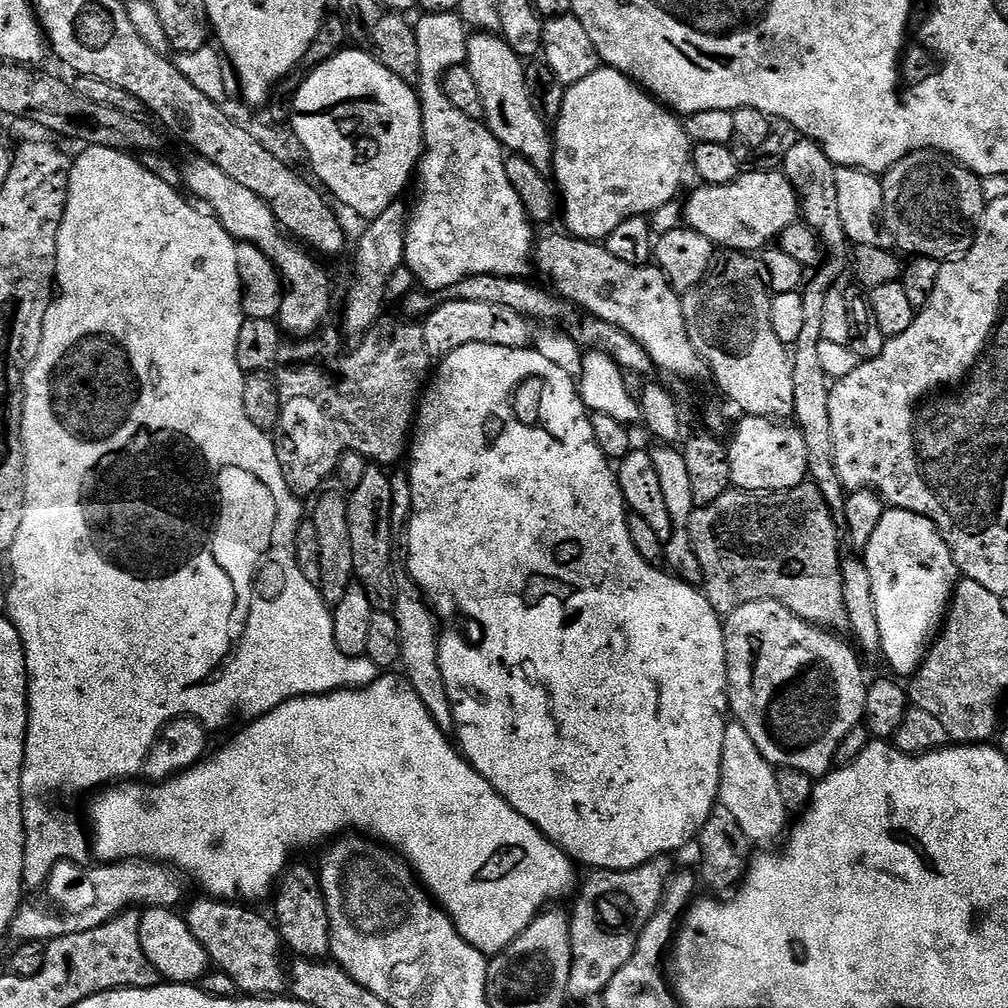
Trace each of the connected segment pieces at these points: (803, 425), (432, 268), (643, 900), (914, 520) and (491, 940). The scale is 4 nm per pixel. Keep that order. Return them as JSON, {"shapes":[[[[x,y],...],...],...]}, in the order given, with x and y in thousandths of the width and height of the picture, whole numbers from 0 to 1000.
{"shapes":[[[[790,137],[787,143],[783,142],[778,148],[778,175],[794,195],[797,221],[806,225],[806,231],[812,235],[813,245],[819,251],[819,257],[807,273],[811,274],[806,279],[801,279],[796,290],[800,319],[796,322],[796,331],[792,331],[788,348],[785,350],[788,371],[788,421],[798,432],[805,479],[810,480],[812,486],[815,486],[815,494],[819,494],[819,498],[825,503],[826,512],[833,514],[837,510],[839,485],[827,462],[827,437],[823,431],[823,378],[812,355],[812,343],[815,336],[815,308],[819,305],[821,289],[830,281],[829,277],[843,266],[843,239],[835,224],[835,212],[831,209],[829,168],[830,164],[819,154],[817,146],[808,139]]],[[[427,12],[418,17],[417,21],[412,21],[411,27],[415,42],[415,94],[421,126],[421,149],[415,164],[417,195],[405,215],[401,261],[429,292],[439,286],[451,287],[454,280],[474,272],[519,275],[530,254],[530,223],[514,196],[514,190],[506,185],[506,177],[502,177],[502,149],[494,137],[490,137],[480,119],[458,113],[458,109],[442,97],[440,88],[440,74],[464,59],[465,29],[452,12]]],[[[666,848],[654,849],[649,851],[645,855],[641,855],[637,859],[632,861],[626,861],[625,863],[617,863],[616,865],[605,865],[600,867],[598,864],[591,863],[583,870],[578,870],[577,876],[574,878],[573,884],[570,886],[571,898],[565,901],[565,938],[567,939],[567,957],[565,958],[565,974],[563,975],[563,987],[568,993],[570,992],[583,992],[586,988],[594,989],[602,980],[603,975],[609,970],[609,966],[613,964],[621,956],[623,951],[626,950],[628,945],[631,944],[631,936],[635,930],[635,924],[643,918],[643,913],[651,906],[655,901],[655,896],[659,890],[659,885],[663,882],[663,875],[669,868],[669,860],[667,861],[668,850]]],[[[882,503],[871,518],[871,526],[863,534],[860,544],[856,545],[857,561],[863,565],[863,581],[867,585],[867,605],[871,605],[871,629],[873,647],[877,655],[893,673],[904,673],[921,650],[923,636],[930,630],[938,604],[948,582],[950,564],[935,530],[920,512],[912,512],[894,504]]],[[[393,669],[374,670],[373,675],[362,683],[341,683],[323,690],[297,690],[280,696],[280,700],[276,700],[268,708],[247,713],[243,717],[246,719],[227,738],[220,739],[214,747],[211,745],[197,758],[169,771],[168,774],[142,776],[143,778],[115,776],[104,781],[98,788],[90,791],[91,799],[87,802],[86,820],[89,822],[89,841],[94,852],[99,855],[154,853],[170,857],[180,866],[188,870],[190,868],[206,884],[203,886],[207,890],[227,895],[250,895],[246,893],[258,893],[261,889],[271,888],[293,845],[310,841],[313,837],[320,838],[338,827],[360,827],[396,845],[408,857],[416,876],[424,882],[430,894],[443,905],[454,927],[458,927],[458,931],[462,931],[466,938],[470,938],[484,950],[499,944],[508,938],[510,931],[514,931],[514,927],[518,927],[518,923],[522,923],[522,919],[537,902],[547,898],[544,897],[547,893],[562,888],[563,884],[566,886],[572,880],[573,869],[571,873],[572,862],[569,860],[569,854],[549,833],[538,828],[534,819],[530,819],[530,815],[518,812],[518,808],[514,808],[510,800],[503,798],[494,788],[494,784],[490,784],[490,780],[486,780],[486,776],[482,776],[482,772],[478,772],[478,768],[474,768],[460,753],[453,739],[433,719],[431,712],[427,712],[427,704],[423,704],[419,692],[415,692],[415,685],[407,681],[404,671],[389,670]]]]}

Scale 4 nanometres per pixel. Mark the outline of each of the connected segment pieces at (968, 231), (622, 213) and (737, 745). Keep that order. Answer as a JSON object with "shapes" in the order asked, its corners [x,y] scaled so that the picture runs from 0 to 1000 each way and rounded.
{"shapes":[[[[918,149],[899,153],[876,172],[875,204],[879,228],[883,228],[885,241],[894,251],[939,260],[962,248],[978,199],[973,176],[949,163],[943,155]]],[[[597,65],[585,77],[577,77],[577,81],[566,84],[562,90],[560,103],[557,106],[557,113],[550,122],[550,146],[548,149],[548,171],[550,172],[550,183],[554,188],[555,197],[558,199],[558,214],[560,210],[560,222],[566,233],[571,234],[574,238],[586,238],[588,240],[598,240],[602,238],[604,232],[621,216],[630,214],[643,214],[653,204],[661,200],[672,197],[671,189],[675,187],[675,182],[679,179],[679,170],[685,167],[685,140],[678,122],[660,104],[654,99],[643,94],[630,79],[624,75],[618,75],[613,69]]],[[[722,716],[718,719],[712,794],[716,801],[724,804],[724,808],[728,808],[736,827],[747,838],[769,838],[766,836],[770,832],[773,834],[783,820],[784,803],[780,800],[780,796],[776,796],[776,784],[772,784],[770,762],[760,752],[756,752],[756,744],[748,740],[748,735],[744,732],[740,720],[729,716]]]]}

